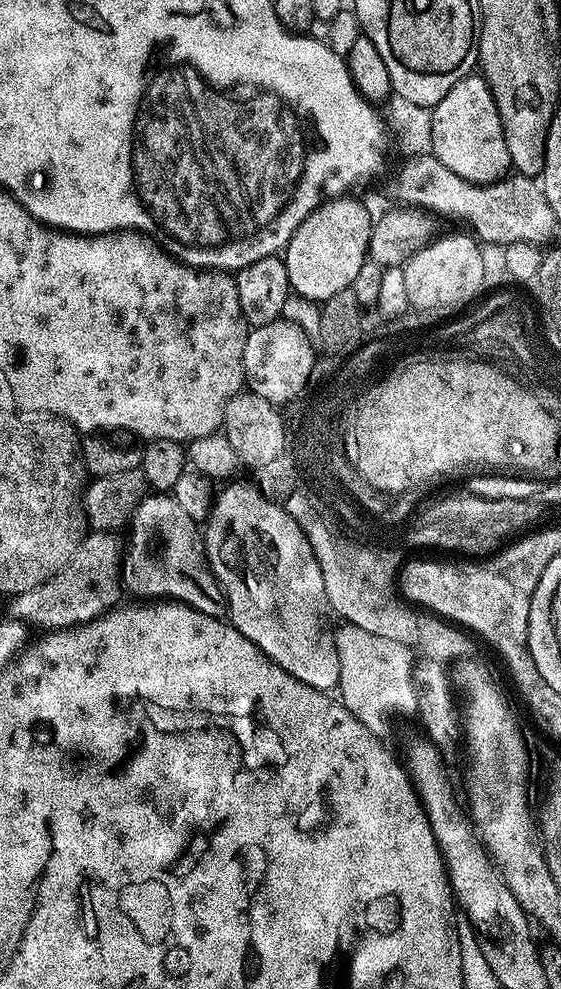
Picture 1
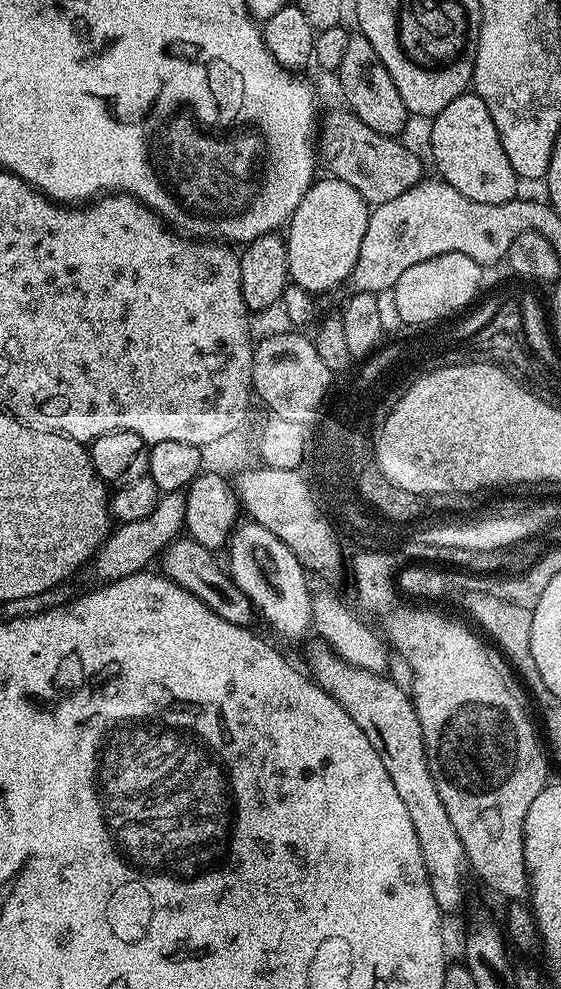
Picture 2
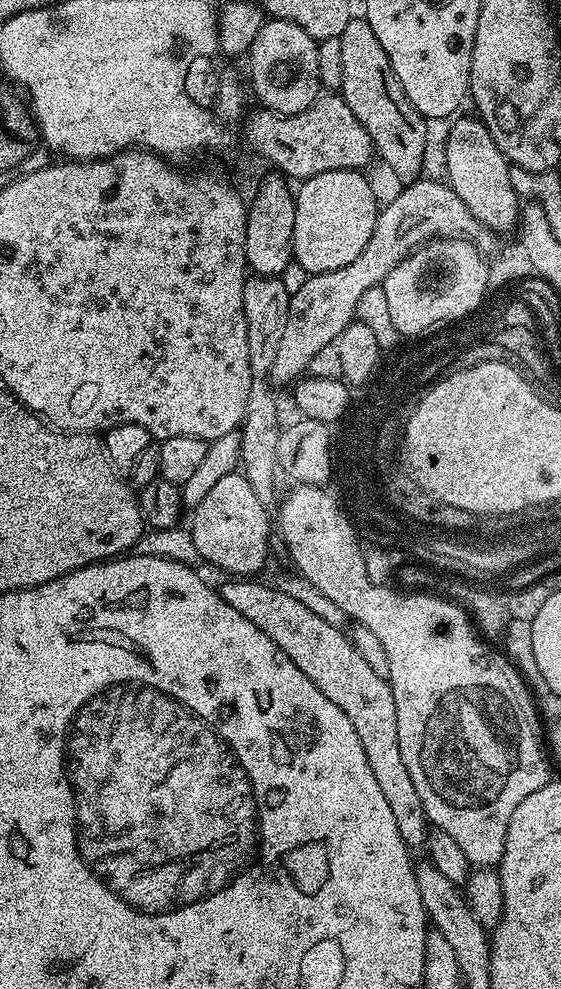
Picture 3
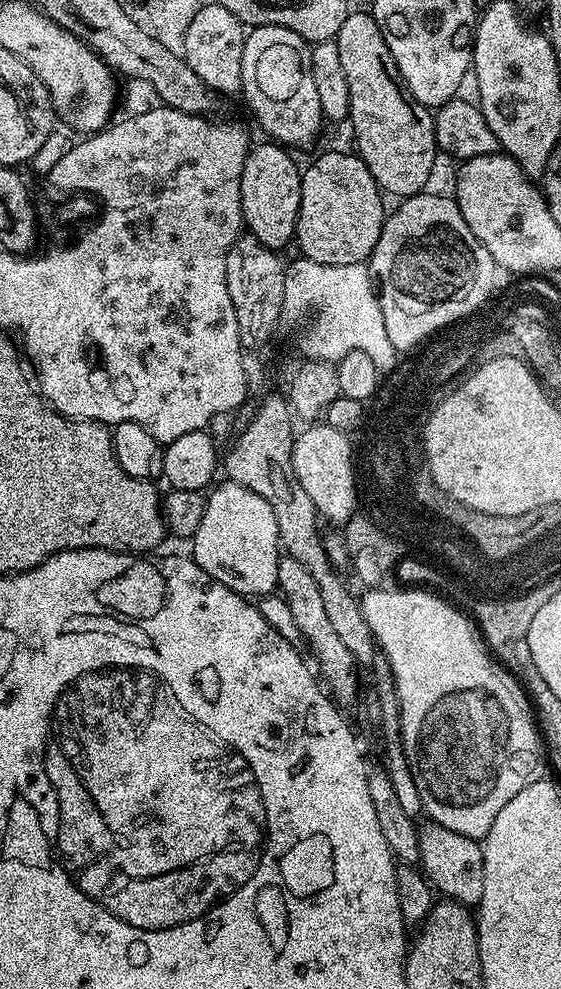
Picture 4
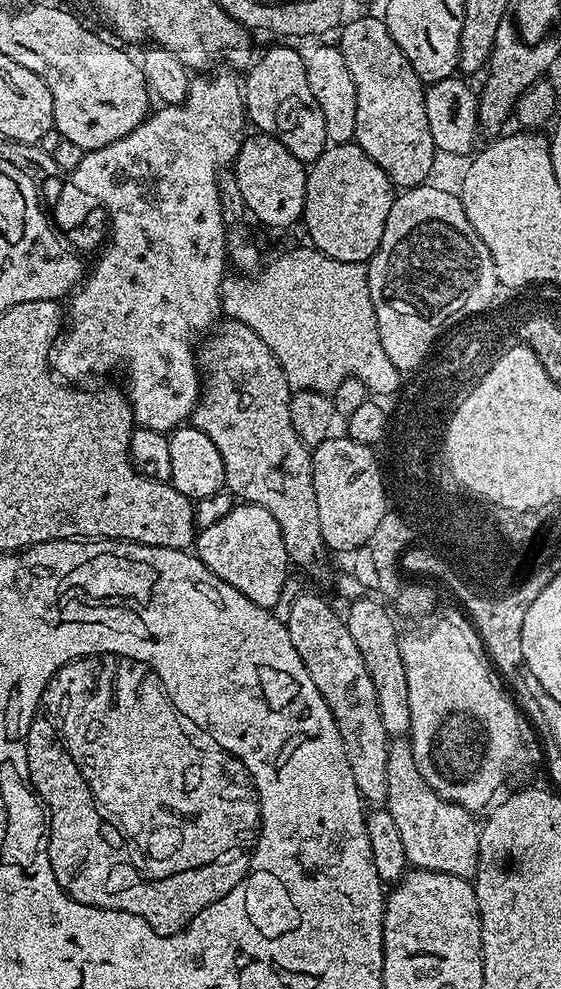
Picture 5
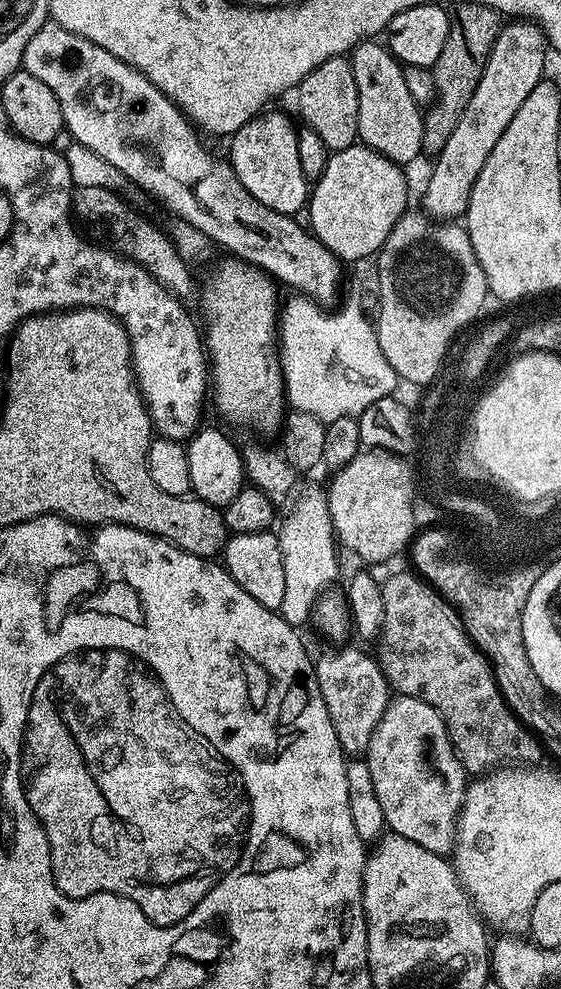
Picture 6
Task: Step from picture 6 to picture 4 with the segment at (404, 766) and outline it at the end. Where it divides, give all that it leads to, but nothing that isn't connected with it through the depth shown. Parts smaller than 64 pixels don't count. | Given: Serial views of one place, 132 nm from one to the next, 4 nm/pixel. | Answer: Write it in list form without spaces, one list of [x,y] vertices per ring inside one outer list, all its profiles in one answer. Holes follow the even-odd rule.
[[[425,823],[419,829],[420,862],[429,885],[441,897],[455,900],[465,906],[479,905],[482,898],[482,862],[484,849],[481,841],[471,840],[462,834],[454,834],[454,830],[446,830],[441,824]]]

